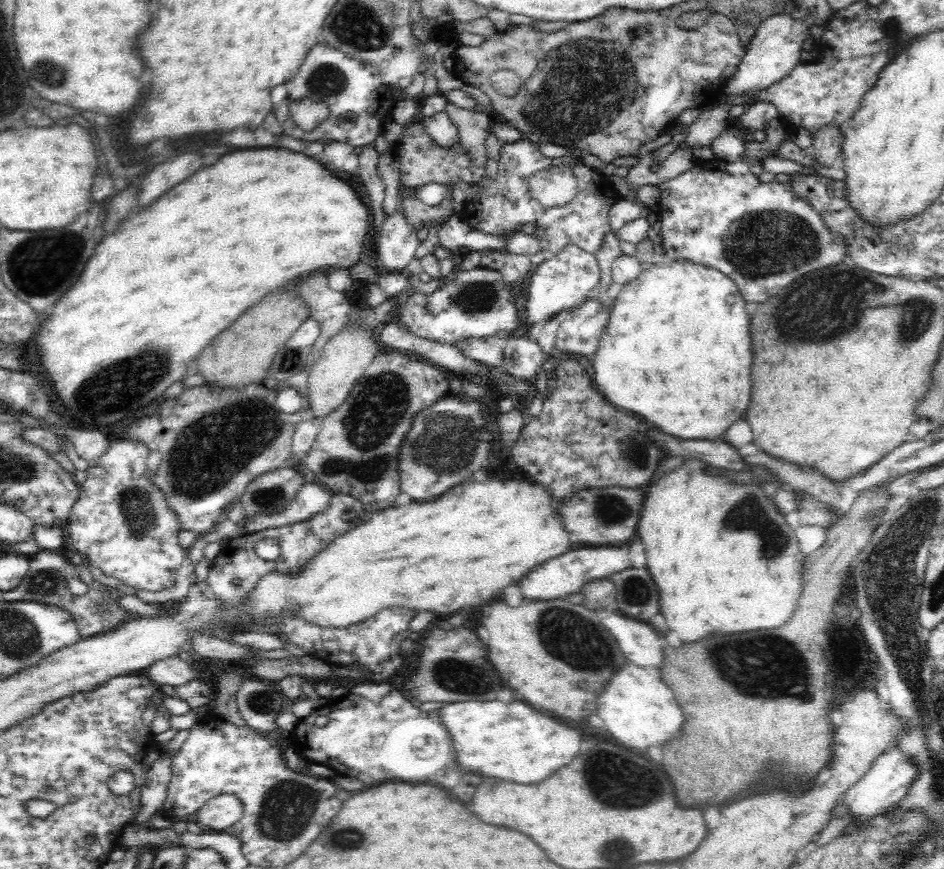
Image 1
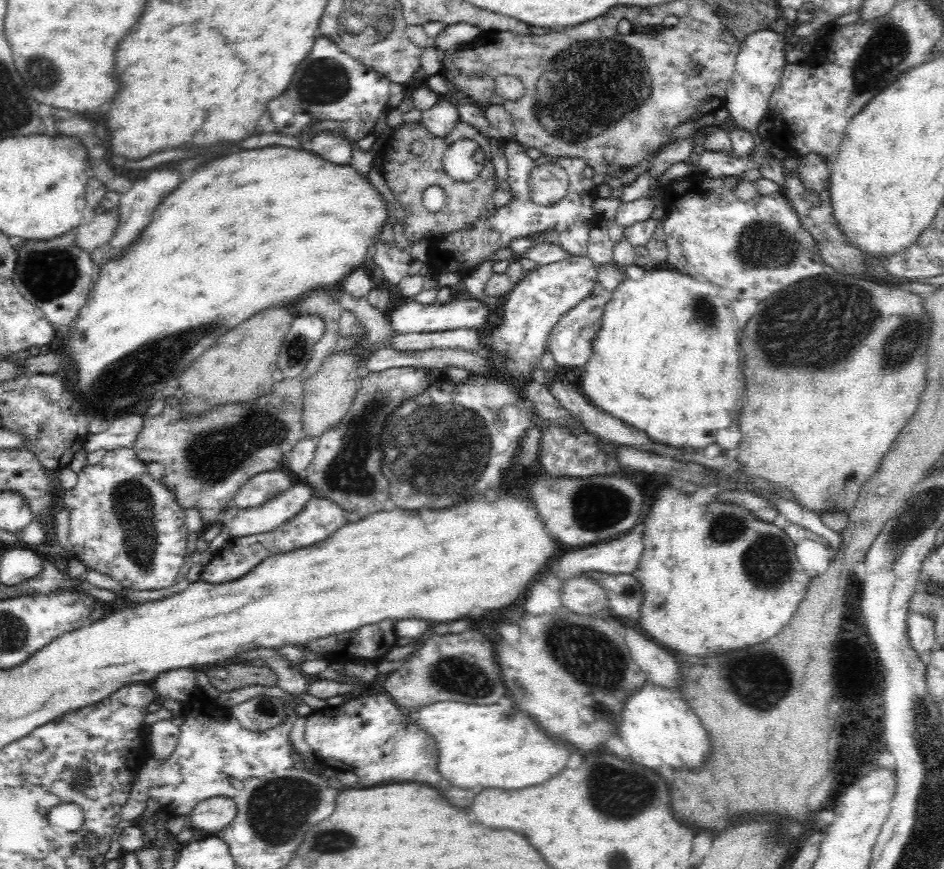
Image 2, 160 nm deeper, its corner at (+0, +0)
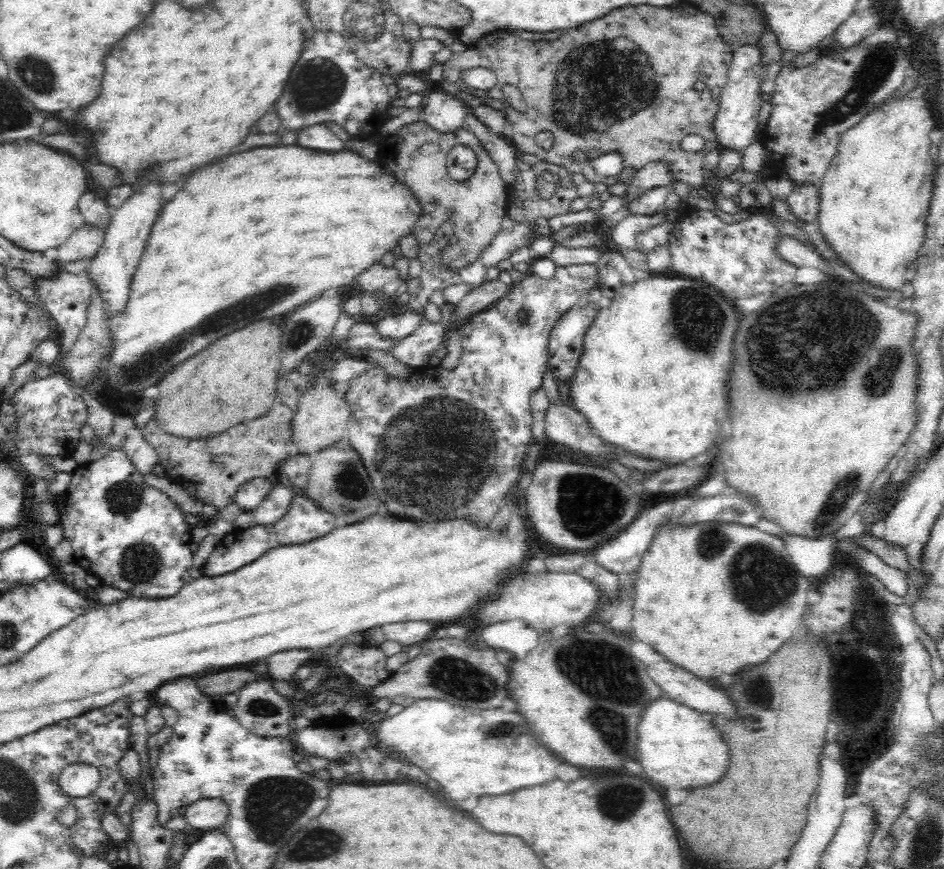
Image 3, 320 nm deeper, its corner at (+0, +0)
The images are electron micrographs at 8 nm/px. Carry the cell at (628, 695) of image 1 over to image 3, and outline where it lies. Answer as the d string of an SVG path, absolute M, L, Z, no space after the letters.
M665 695L644 709L637 733L637 760L648 774L648 780L662 792L669 788L687 791L713 785L721 781L728 770L729 746L723 739L723 734L717 729L716 723L697 710L678 704Z

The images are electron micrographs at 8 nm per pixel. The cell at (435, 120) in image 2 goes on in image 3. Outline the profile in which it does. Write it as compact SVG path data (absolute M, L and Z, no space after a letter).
M431 92L424 107L422 120L438 132L465 130L469 105L462 99L445 92Z

